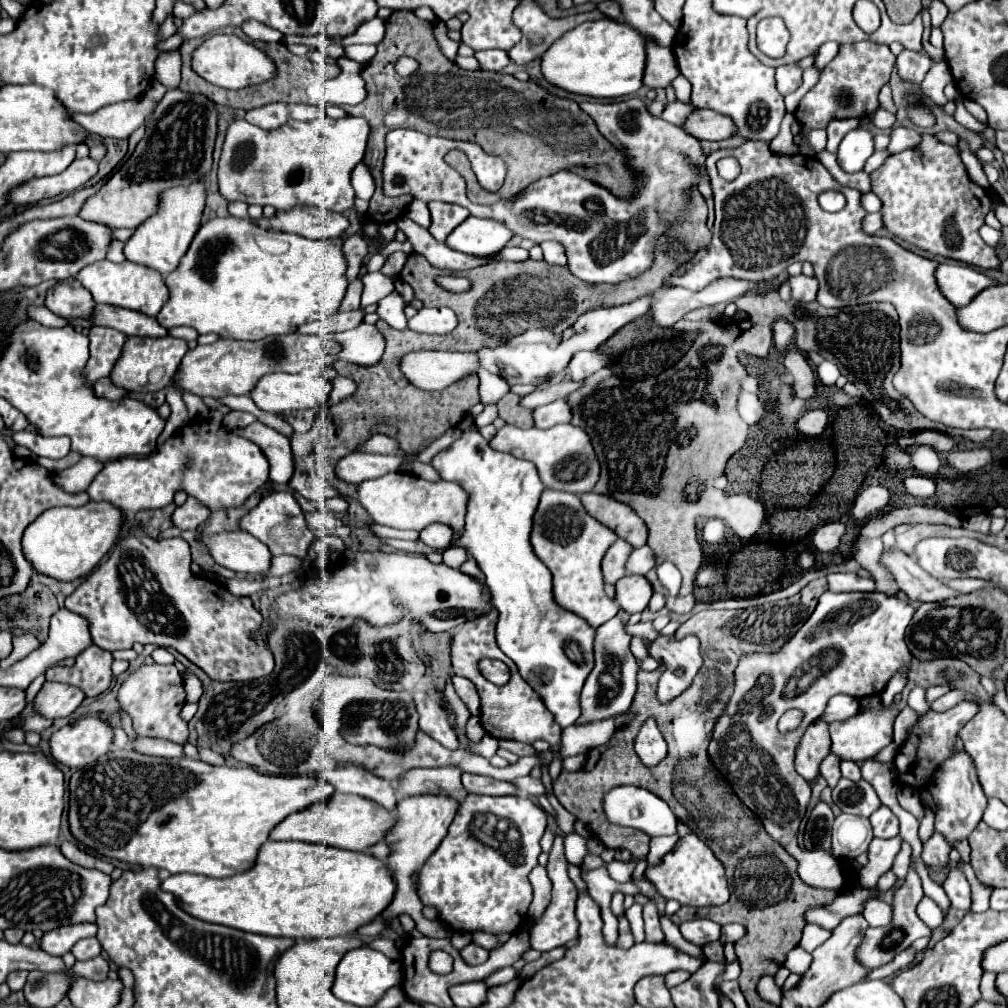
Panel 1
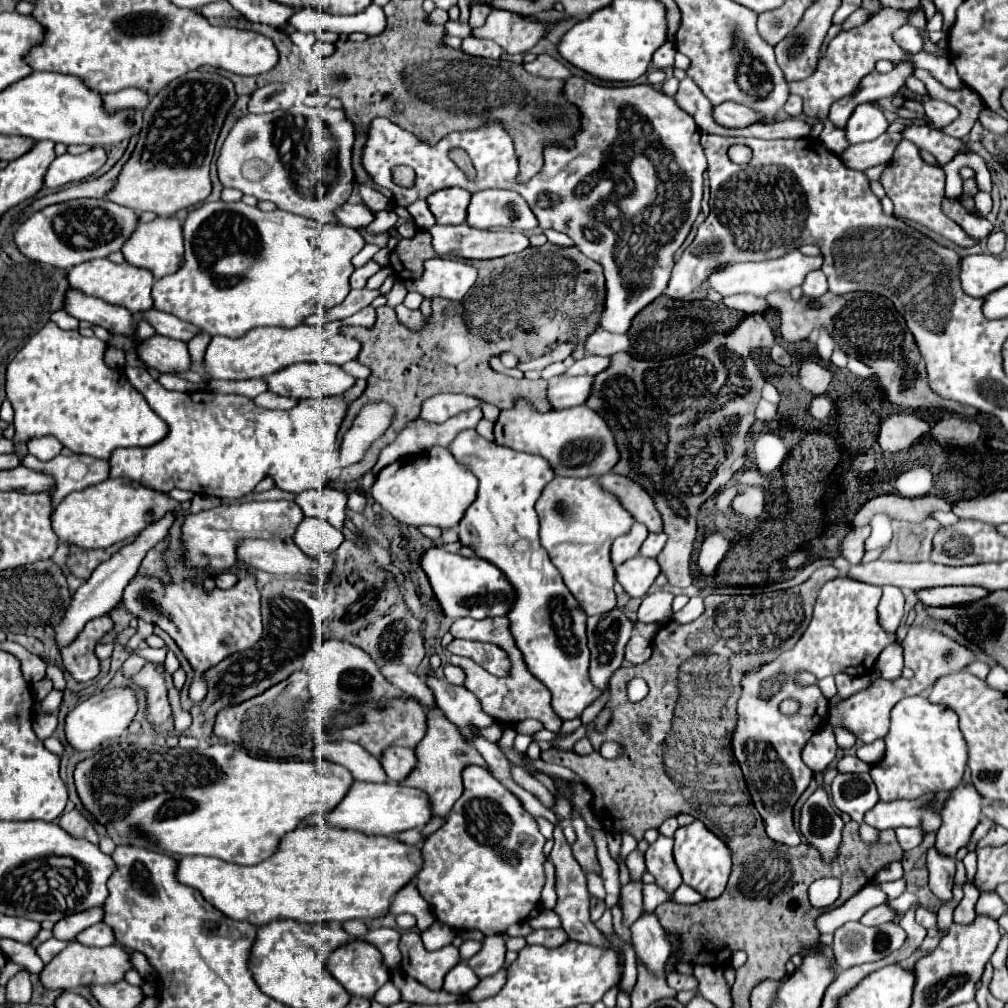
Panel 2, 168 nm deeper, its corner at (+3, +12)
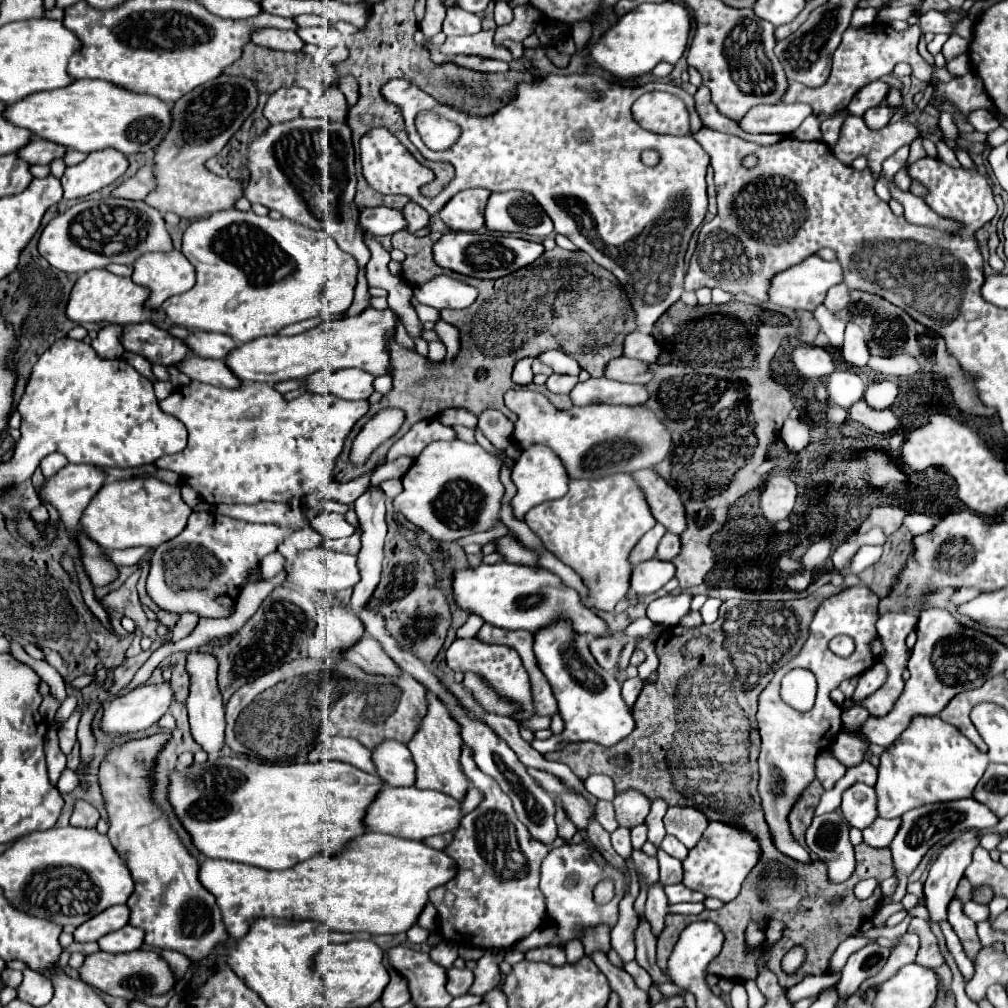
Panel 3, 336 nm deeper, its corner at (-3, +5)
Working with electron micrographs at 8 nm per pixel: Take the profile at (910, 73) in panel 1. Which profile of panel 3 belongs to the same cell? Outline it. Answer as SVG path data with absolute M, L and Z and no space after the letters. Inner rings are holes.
M873 81L867 87L863 87L863 91L855 93L855 99L851 99L847 109L851 115L861 117L869 107L875 107L881 101L885 101L889 91L891 91L891 85L887 85L885 81Z

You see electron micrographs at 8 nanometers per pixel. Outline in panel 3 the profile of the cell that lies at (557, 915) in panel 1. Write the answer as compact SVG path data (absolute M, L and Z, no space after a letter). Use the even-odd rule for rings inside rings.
M549 945L549 947L537 947L525 953L525 959L529 961L545 961L551 965L563 965L565 959L565 949L561 945Z

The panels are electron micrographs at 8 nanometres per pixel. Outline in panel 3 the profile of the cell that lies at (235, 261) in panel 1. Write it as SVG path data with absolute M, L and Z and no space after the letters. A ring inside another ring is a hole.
M225 209L211 217L193 221L183 233L183 255L195 265L197 283L161 307L173 325L183 325L189 331L229 333L239 343L279 333L283 327L329 313L345 313L353 301L359 265L353 255L341 251L327 231L309 229L291 219L259 217L253 211Z

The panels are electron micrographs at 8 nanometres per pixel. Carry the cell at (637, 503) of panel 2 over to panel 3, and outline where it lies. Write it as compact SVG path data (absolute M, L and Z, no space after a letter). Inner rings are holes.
M651 469L635 471L631 477L643 491L645 501L655 515L655 521L661 523L669 533L681 535L681 531L685 531L685 511L679 493Z

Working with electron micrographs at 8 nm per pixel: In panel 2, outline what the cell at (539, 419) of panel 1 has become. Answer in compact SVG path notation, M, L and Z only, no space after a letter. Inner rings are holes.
M559 376L549 384L549 402L553 408L571 408L585 404L593 376Z

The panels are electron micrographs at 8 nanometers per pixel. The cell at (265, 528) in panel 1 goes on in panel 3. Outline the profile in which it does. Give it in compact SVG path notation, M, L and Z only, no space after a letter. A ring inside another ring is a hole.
M211 511L191 513L181 535L155 549L147 577L147 593L159 607L179 615L195 611L199 617L229 617L229 605L247 581L247 569L277 551L277 545L291 533L293 529L273 523L237 521Z

